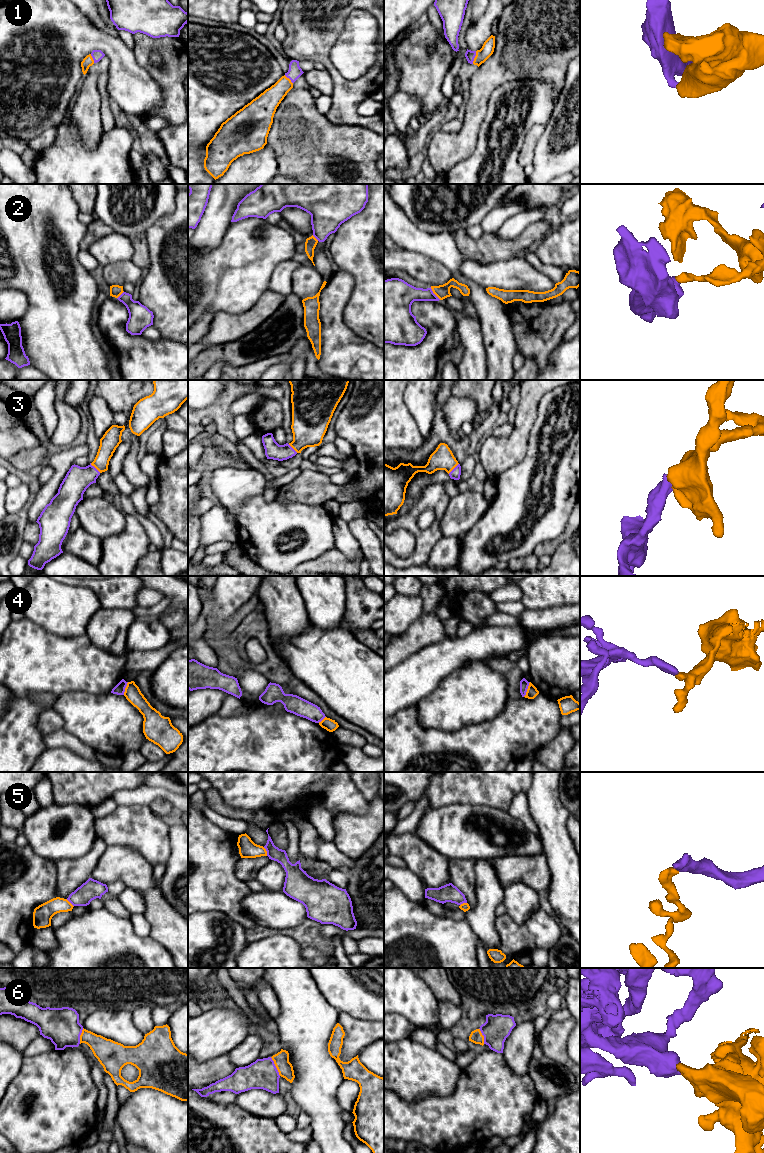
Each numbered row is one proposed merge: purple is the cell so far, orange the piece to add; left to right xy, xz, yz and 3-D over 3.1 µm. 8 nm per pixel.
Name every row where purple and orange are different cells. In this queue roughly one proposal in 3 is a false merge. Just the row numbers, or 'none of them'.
2, 4, 5

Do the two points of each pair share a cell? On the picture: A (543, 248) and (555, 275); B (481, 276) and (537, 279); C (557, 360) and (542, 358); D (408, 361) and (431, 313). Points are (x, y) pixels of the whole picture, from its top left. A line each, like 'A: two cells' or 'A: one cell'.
A: two cells
B: one cell
C: two cells
D: one cell

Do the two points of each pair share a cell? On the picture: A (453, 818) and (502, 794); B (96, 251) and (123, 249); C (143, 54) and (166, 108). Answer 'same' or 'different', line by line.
A: different
B: same
C: same

